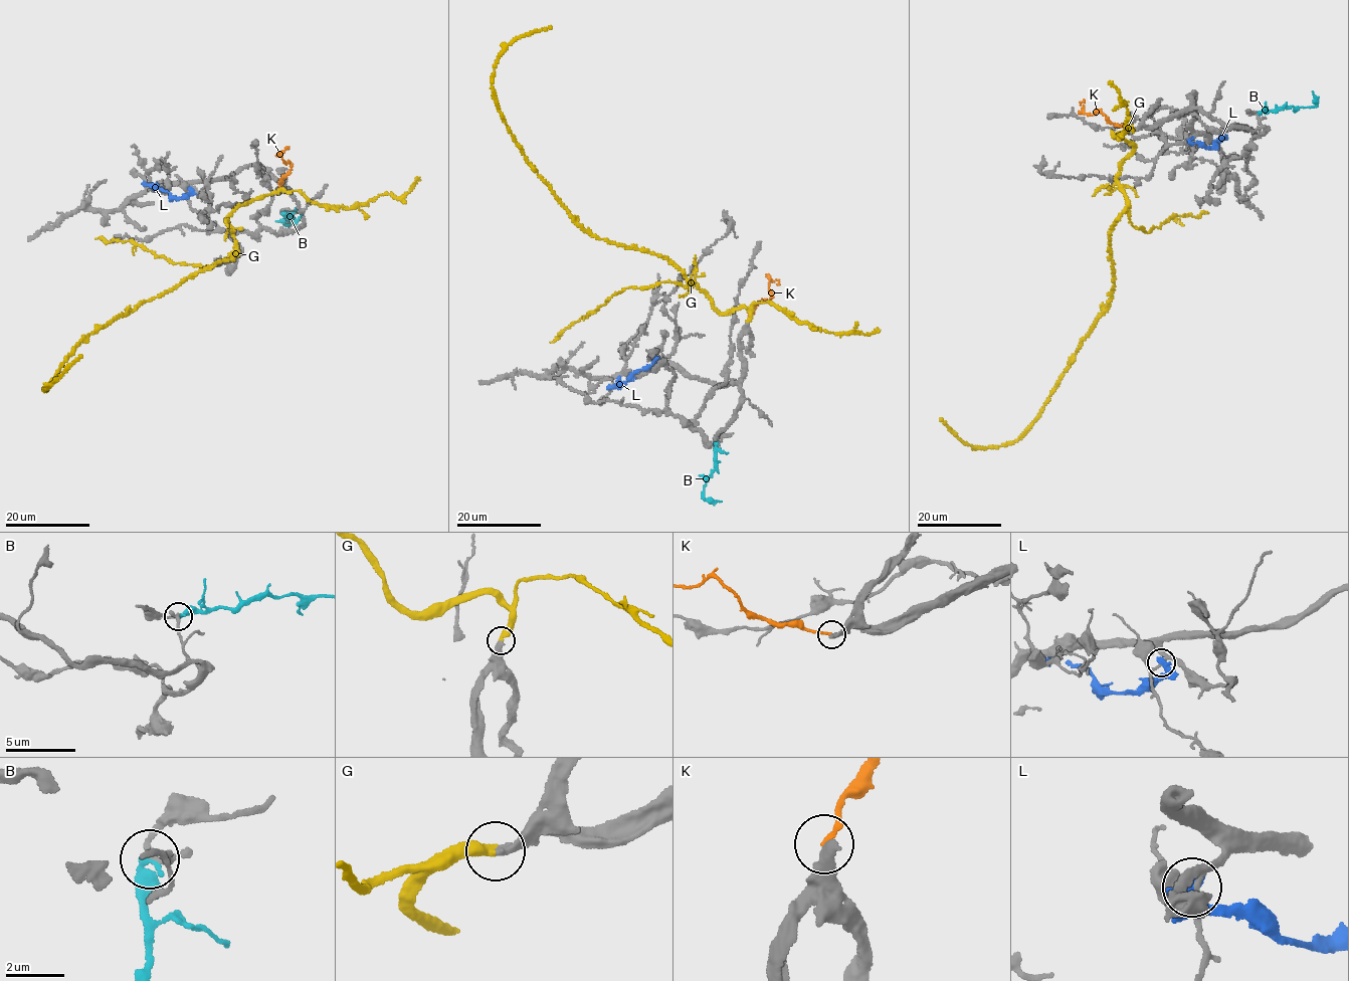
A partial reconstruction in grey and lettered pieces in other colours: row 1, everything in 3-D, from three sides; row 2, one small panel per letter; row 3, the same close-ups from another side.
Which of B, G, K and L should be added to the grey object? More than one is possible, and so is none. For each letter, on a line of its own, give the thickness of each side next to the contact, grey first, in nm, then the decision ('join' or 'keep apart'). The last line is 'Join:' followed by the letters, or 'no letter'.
B: calibres 130 and 400 nm; keep apart
G: calibres 340 and 400 nm; join
K: calibres 440 and 180 nm; keep apart
L: calibres 170 and 400 nm; keep apart
Join: G

